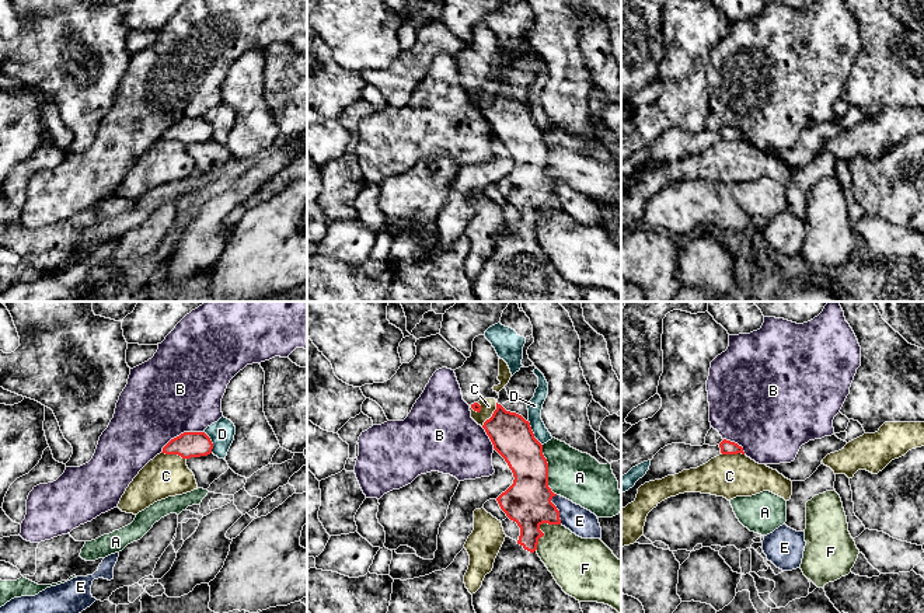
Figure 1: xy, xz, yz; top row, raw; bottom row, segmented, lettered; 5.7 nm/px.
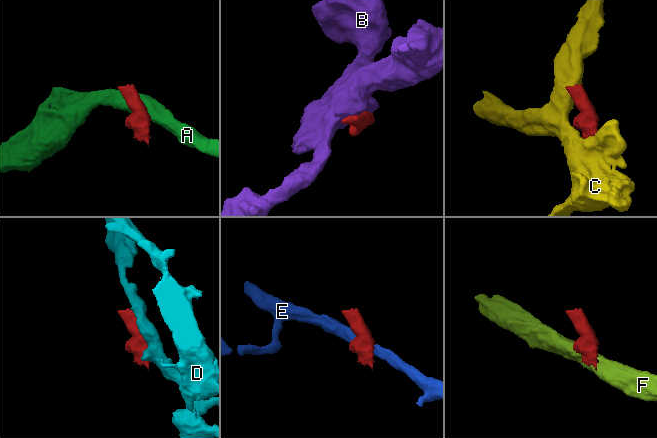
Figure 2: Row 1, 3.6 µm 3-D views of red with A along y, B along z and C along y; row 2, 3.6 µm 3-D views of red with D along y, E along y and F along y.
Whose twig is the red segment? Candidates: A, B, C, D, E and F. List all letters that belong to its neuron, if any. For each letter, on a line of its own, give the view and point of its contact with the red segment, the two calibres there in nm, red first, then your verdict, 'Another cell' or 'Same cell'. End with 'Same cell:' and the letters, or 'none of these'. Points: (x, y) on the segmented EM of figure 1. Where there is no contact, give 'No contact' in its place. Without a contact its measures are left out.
A: Touches red at xz (547, 470). Thickness 280 nm (red) against 280 nm. Another cell
B: Touches red at xy (181, 434). Thickness 150 nm (red) against 480 nm. Another cell
C: Touches red at xy (174, 453). Thickness 150 nm (red) against 240 nm. Another cell
D: Touches red at xz (533, 434). Thickness 240 nm (red) against 90 nm. Another cell
E: Touches red at xz (557, 509). Thickness 280 nm (red) against 160 nm. Another cell
F: Touches red at xz (539, 529). Thickness 280 nm (red) against 280 nm. Another cell
Same cell: none of these

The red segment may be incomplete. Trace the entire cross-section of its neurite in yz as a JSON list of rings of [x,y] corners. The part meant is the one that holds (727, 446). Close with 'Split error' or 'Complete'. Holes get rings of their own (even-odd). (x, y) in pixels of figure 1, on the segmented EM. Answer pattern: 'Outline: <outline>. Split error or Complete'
Outline: [[[726,439],[716,446],[691,446],[686,443],[672,443],[665,446],[651,460],[646,474],[639,478],[632,488],[621,494],[621,508],[625,508],[628,504],[635,501],[638,488],[645,483],[662,480],[667,476],[679,474],[683,470],[697,469],[721,453],[745,454],[742,446]]]. Split error

